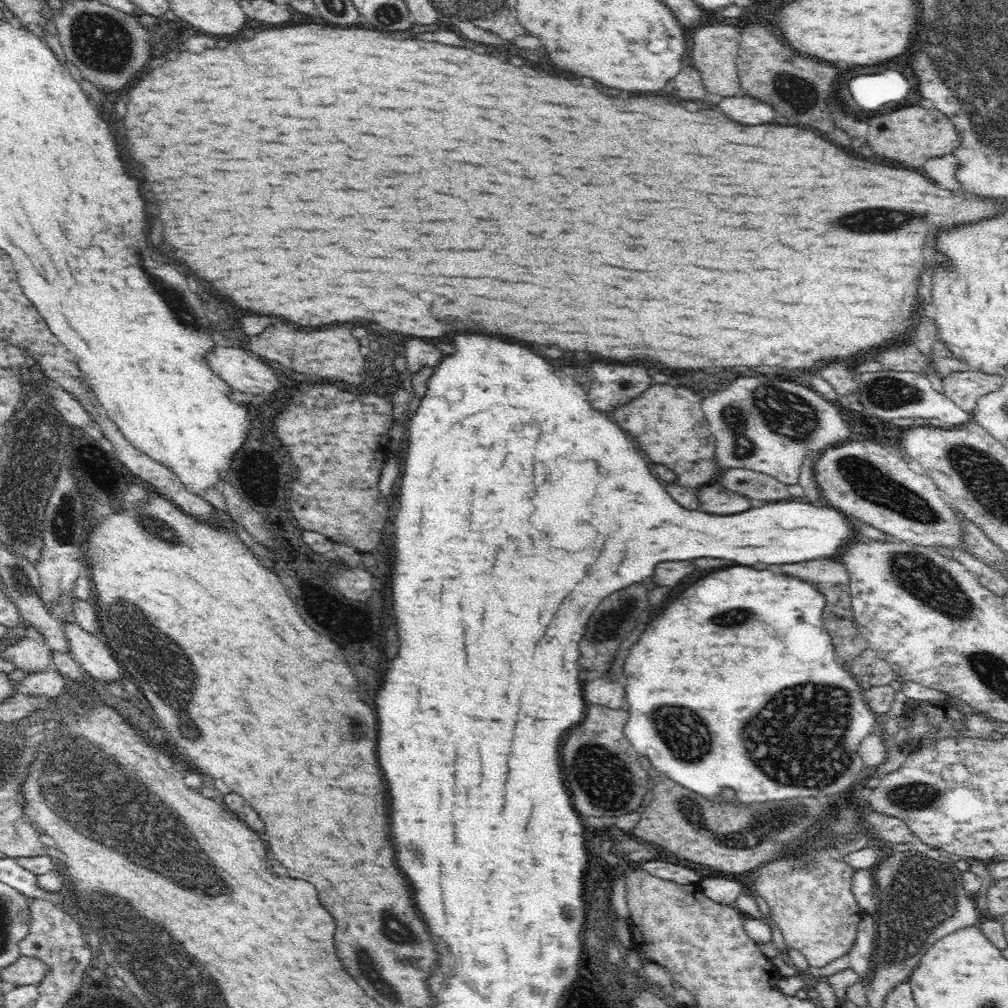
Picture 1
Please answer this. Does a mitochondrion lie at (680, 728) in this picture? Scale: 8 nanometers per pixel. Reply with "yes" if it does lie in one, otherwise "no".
yes

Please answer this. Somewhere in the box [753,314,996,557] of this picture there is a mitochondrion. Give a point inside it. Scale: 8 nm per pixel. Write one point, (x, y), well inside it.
(864, 478)

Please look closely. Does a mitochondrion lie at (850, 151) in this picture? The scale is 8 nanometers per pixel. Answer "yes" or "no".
no

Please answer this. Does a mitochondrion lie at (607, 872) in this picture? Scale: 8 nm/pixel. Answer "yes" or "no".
no

